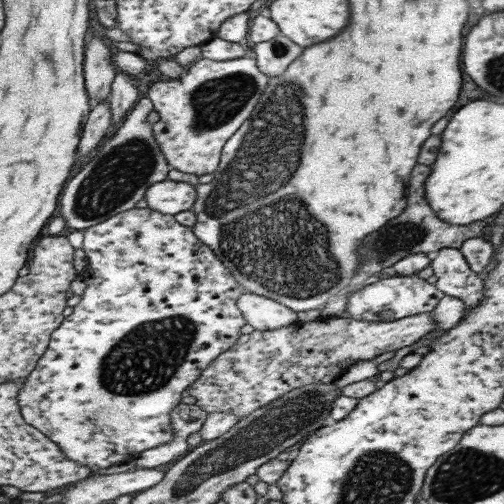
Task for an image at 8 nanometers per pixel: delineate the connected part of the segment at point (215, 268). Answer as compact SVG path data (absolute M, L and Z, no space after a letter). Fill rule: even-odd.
M150 207L135 208L117 214L117 216L109 218L101 224L86 228L83 233L83 250L88 259L87 268L83 271L82 276L87 284L86 289L73 313L53 332L48 351L45 352L37 368L24 382L20 403L22 415L29 424L57 441L69 459L87 465L95 472L99 468L109 468L115 464L134 461L145 450L173 442L176 429L173 428L172 412L176 410L178 404L181 404L181 398L183 398L181 394L200 378L202 372L209 364L212 364L213 360L235 346L242 335L241 328L247 324L247 319L240 310L239 300L246 288L225 266L224 261L216 255L216 252L196 236L193 227L181 224L176 216L165 215L157 210L152 210Z

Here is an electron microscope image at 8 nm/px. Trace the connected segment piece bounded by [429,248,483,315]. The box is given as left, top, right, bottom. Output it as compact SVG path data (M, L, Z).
M441 248L431 255L429 266L437 277L435 287L444 295L463 301L462 314L470 312L483 298L483 281L473 272L458 249Z

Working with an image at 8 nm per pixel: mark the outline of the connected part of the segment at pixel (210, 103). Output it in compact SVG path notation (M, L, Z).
M252 54L226 61L201 58L185 76L153 83L148 97L160 115L154 133L171 168L196 176L214 175L229 138L249 120L267 86L269 76L261 72Z

